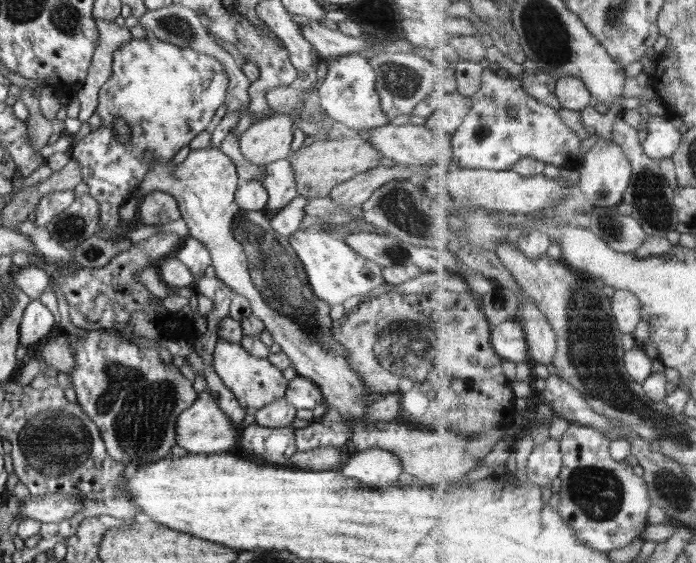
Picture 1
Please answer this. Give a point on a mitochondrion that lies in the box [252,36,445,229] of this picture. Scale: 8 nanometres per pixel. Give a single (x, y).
(394, 80)

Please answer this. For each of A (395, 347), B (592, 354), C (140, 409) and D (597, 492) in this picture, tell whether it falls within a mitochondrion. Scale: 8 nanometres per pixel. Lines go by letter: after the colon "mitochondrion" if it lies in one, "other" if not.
A: mitochondrion
B: mitochondrion
C: mitochondrion
D: mitochondrion

